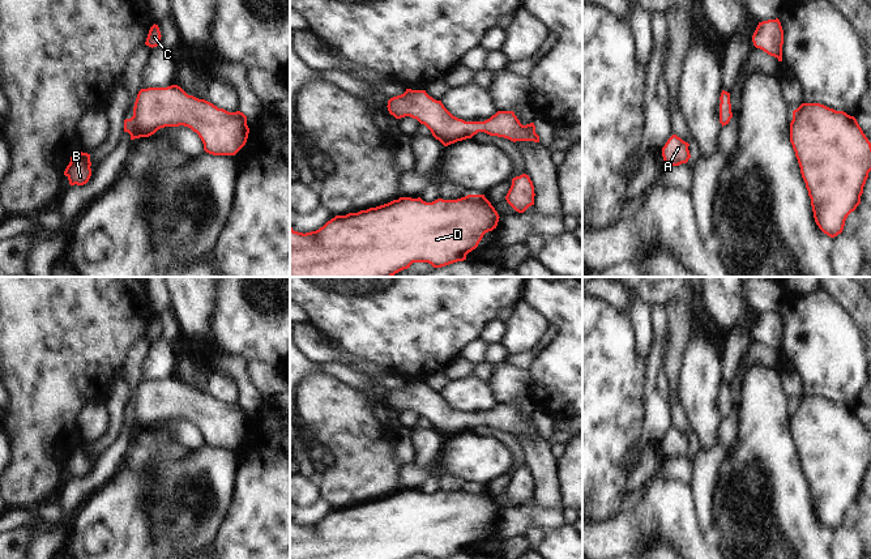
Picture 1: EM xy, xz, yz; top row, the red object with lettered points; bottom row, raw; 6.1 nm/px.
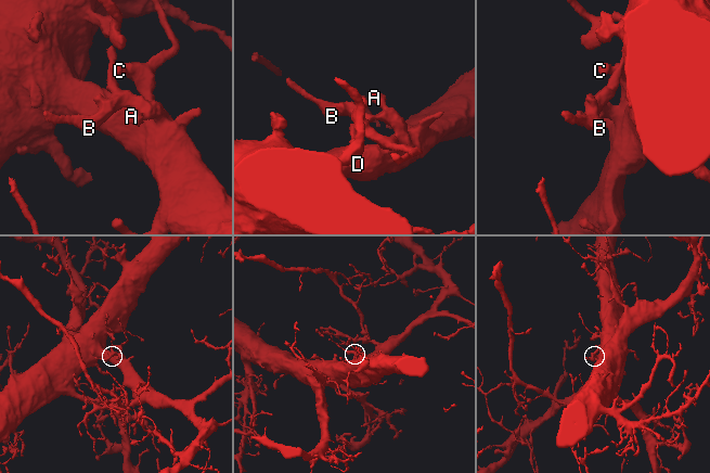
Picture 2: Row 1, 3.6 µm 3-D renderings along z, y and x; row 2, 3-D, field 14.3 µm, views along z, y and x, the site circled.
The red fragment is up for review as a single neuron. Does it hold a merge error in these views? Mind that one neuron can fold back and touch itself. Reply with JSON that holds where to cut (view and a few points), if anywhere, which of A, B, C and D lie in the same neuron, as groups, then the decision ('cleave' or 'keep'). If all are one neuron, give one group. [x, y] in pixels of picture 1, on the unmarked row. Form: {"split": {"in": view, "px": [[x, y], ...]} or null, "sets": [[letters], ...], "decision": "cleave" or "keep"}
{"split": null, "sets": [["A", "B", "C", "D"]], "decision": "keep"}

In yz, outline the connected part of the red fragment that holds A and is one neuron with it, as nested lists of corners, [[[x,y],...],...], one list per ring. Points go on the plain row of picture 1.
[[[673,427],[662,440],[662,449],[666,458],[679,458],[691,451],[689,436],[676,427]]]

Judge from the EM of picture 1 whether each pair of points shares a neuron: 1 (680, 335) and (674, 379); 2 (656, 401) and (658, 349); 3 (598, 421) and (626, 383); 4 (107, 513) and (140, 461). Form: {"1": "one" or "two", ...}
{"1": "one", "2": "one", "3": "one", "4": "one"}

